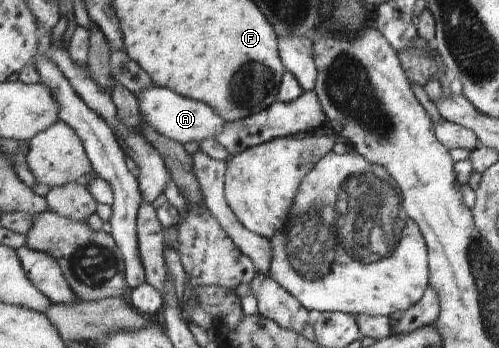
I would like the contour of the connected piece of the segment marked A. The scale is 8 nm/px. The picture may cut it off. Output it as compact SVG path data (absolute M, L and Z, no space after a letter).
M155 85L153 88L147 88L144 92L141 92L138 98L141 113L146 122L150 123L152 127L157 128L162 134L184 144L186 144L186 142L194 142L194 140L203 143L206 139L216 139L223 133L225 126L228 124L227 120L219 113L219 110L210 103L185 97L171 88L158 87Z

